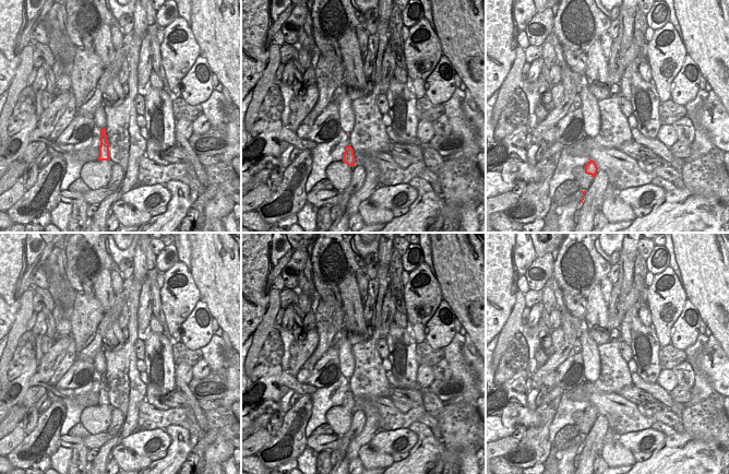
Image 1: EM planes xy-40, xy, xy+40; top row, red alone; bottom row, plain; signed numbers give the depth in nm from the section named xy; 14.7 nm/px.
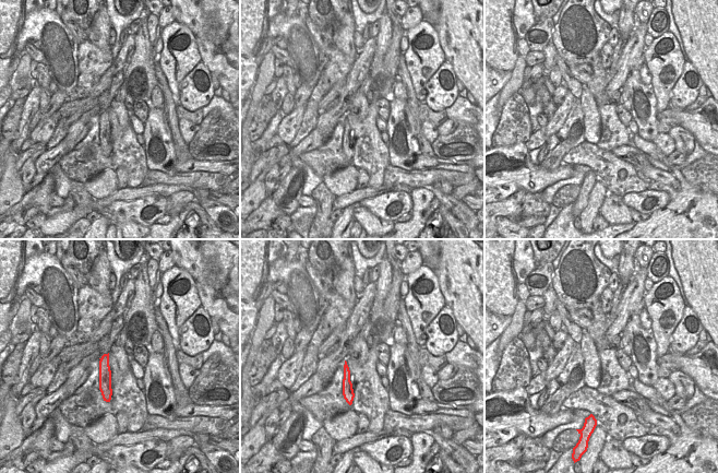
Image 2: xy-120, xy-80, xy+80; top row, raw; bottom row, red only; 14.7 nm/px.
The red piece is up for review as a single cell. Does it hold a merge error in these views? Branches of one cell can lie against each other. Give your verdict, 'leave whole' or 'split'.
leave whole

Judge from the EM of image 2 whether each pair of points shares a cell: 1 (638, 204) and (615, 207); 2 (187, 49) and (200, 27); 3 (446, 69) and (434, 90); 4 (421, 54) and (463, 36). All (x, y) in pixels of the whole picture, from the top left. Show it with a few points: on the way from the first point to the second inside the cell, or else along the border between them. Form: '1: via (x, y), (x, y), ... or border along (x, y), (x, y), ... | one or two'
1: border along (621, 197), (622, 201), (630, 209) | two
2: border along (176, 21), (184, 24), (195, 36) | two
3: via (440, 71), (438, 83) | one
4: border along (433, 27), (445, 60) | two

